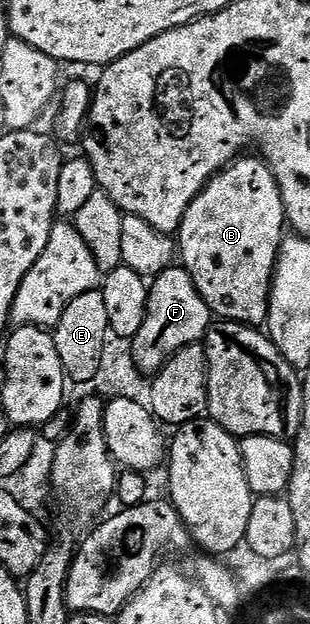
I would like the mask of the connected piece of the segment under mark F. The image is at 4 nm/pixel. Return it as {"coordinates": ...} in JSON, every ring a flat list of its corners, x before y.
{"coordinates":[[171,265,153,276,149,288,144,325,140,325,140,333,136,333,132,342,136,366,145,376,153,377,180,349,205,340,212,326,212,316,192,277,181,265]]}

